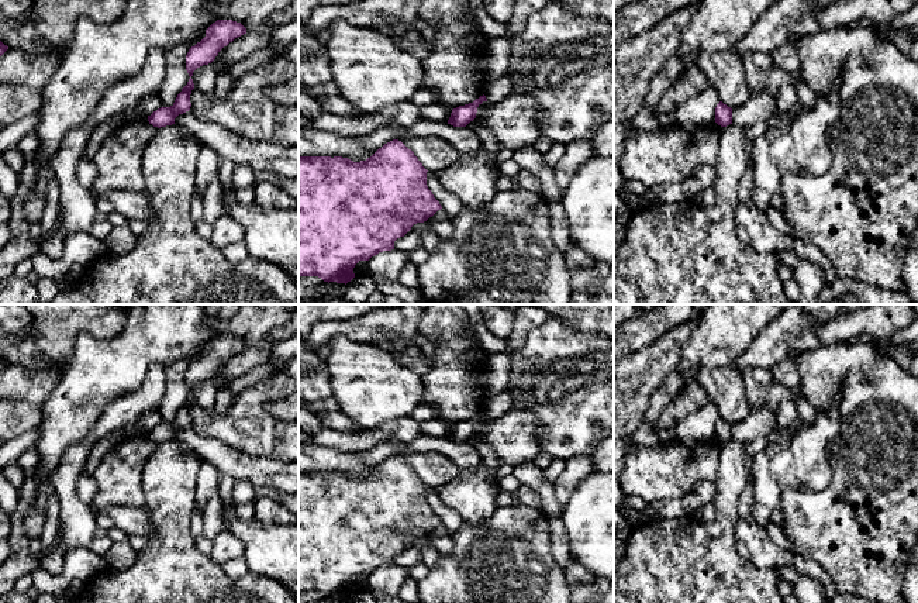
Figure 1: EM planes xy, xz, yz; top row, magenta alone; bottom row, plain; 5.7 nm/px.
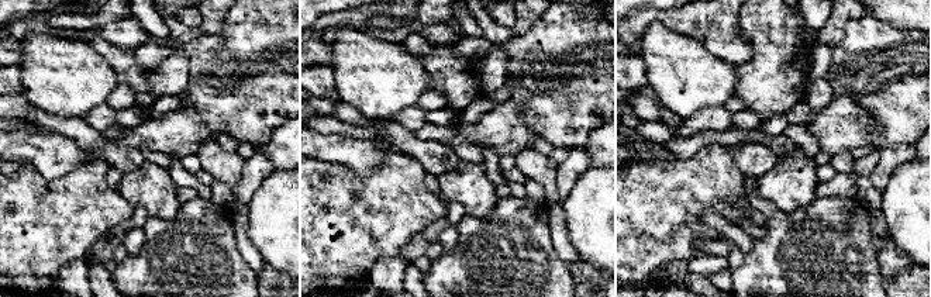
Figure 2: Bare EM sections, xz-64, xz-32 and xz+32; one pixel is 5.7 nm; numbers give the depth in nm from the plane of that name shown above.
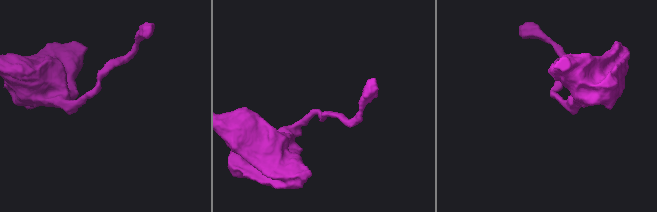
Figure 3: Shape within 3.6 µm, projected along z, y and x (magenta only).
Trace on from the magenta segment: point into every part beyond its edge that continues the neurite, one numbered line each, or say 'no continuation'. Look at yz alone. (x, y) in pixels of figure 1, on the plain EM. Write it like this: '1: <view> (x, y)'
no continuation

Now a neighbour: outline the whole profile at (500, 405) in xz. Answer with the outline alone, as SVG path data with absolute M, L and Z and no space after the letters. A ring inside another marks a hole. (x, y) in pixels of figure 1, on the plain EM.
M507 390L487 400L484 404L484 411L491 420L500 418L511 410L514 410L513 397Z

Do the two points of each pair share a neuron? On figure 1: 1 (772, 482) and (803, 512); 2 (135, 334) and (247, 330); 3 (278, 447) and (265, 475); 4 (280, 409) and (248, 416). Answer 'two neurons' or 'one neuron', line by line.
1: two neurons
2: two neurons
3: two neurons
4: two neurons

